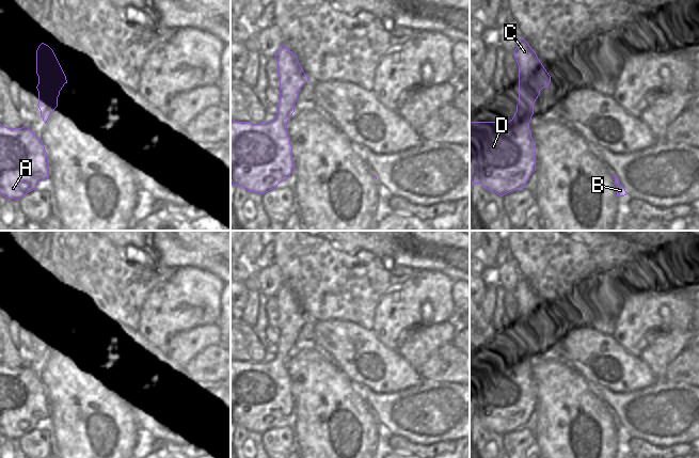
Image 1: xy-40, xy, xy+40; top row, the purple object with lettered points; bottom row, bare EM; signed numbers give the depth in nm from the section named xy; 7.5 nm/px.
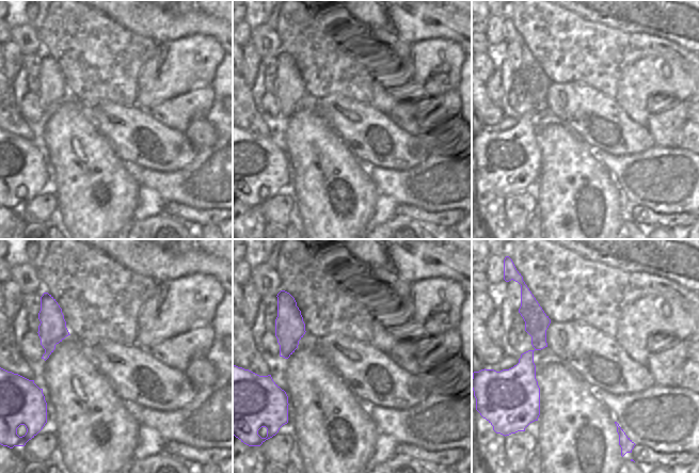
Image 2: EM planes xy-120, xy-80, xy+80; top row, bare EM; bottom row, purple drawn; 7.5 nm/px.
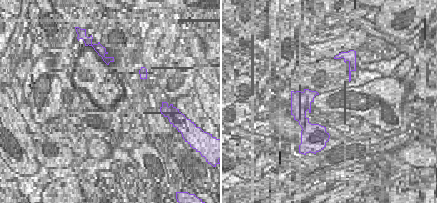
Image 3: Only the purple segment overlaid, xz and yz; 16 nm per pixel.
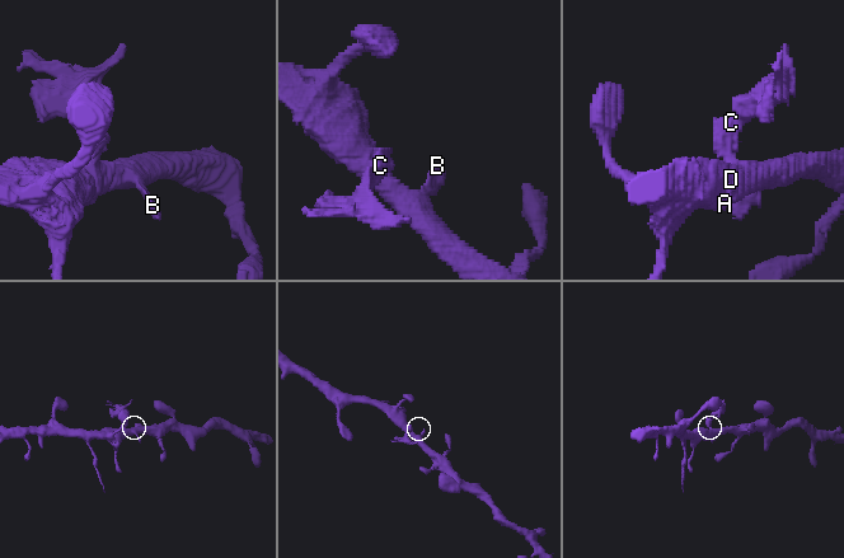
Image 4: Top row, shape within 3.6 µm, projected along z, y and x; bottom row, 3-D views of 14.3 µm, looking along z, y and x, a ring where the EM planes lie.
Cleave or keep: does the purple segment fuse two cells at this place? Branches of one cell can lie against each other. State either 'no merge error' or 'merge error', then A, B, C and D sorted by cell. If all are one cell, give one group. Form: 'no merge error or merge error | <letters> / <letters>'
merge error | A B D / C

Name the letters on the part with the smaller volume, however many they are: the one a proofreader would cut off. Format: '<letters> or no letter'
C.

